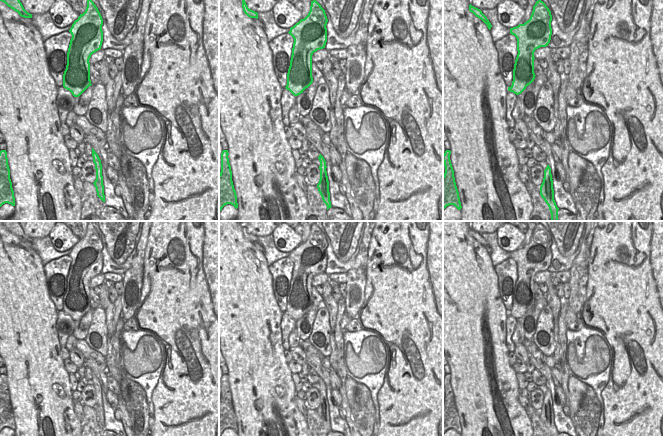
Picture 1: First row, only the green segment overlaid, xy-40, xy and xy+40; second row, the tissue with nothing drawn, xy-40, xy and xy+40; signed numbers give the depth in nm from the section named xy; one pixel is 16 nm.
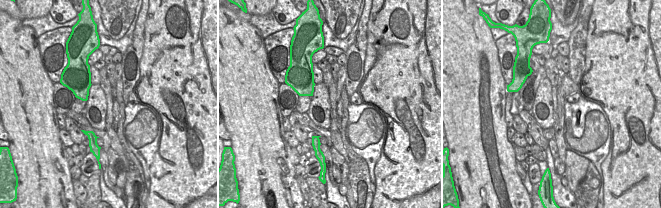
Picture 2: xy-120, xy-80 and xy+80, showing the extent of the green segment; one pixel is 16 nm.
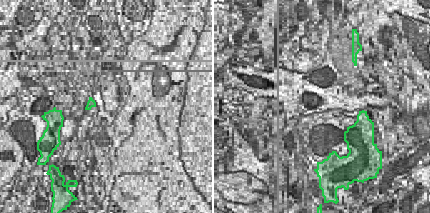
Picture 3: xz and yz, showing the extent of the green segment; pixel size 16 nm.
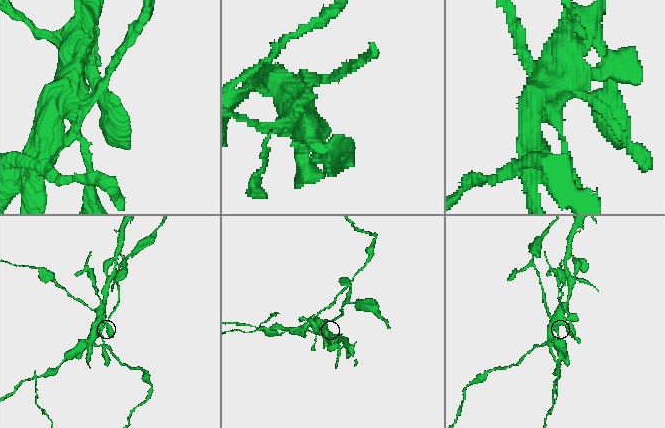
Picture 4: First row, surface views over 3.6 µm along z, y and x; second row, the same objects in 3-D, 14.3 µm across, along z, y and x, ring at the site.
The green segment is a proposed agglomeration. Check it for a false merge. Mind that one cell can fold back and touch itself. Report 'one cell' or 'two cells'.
two cells

